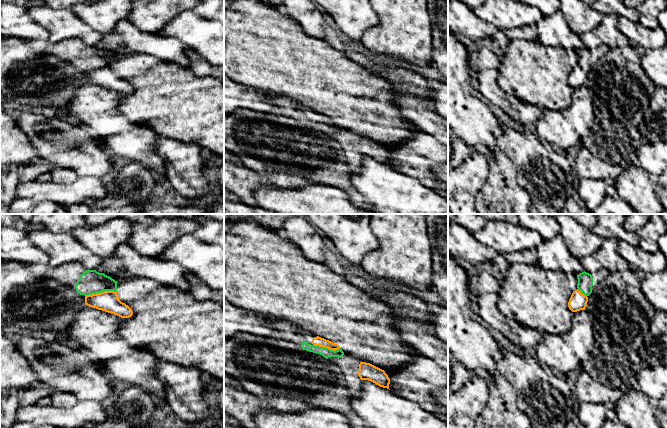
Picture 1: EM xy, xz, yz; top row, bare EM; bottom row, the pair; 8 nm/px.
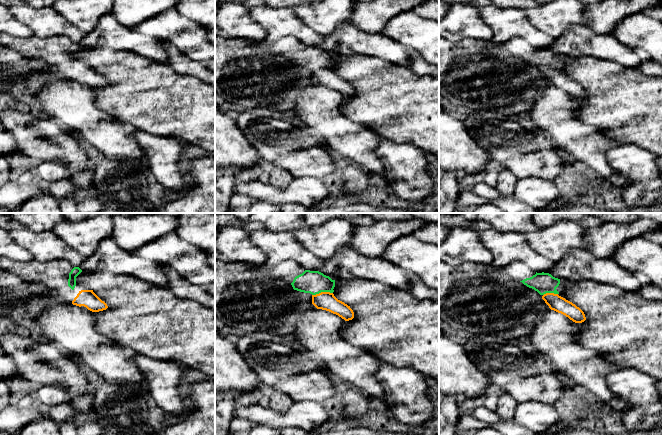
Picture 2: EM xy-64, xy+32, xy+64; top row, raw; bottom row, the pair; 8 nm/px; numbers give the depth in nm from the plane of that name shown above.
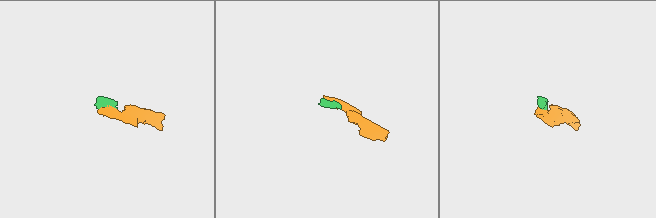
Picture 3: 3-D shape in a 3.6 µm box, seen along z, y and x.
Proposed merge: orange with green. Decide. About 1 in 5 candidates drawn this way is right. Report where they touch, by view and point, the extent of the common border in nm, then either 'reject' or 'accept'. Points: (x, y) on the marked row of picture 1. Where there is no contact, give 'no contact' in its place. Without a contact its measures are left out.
meets orange in xy at (101, 292); contact 260 nm long; accept

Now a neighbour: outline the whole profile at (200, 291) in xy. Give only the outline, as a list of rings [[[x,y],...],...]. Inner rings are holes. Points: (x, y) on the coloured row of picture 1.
[[[192,274],[188,276],[189,288],[188,292],[199,301],[211,300],[214,302],[221,302],[224,300],[224,290],[211,289],[205,283],[200,281]]]

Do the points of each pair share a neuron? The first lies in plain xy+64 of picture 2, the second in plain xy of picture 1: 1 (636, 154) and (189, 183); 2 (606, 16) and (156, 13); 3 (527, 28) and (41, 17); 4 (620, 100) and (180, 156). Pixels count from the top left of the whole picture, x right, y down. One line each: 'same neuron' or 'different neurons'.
1: same neuron
2: same neuron
3: same neuron
4: different neurons

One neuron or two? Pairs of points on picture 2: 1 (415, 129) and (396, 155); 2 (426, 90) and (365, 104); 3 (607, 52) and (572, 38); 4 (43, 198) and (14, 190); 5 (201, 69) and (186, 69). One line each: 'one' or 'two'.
1: two
2: one
3: one
4: two
5: one

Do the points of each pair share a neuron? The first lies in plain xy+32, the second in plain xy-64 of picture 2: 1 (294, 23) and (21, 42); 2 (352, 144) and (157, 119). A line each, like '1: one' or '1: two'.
1: two
2: two

